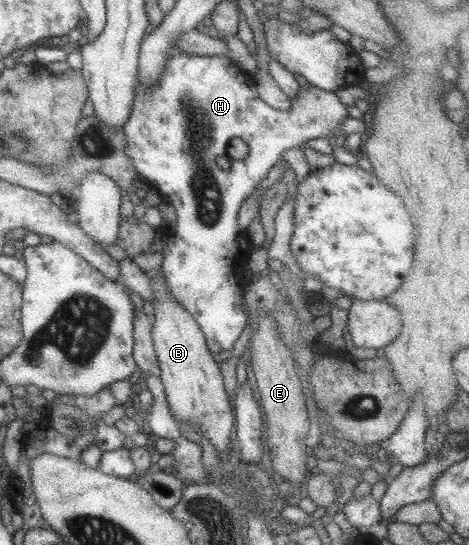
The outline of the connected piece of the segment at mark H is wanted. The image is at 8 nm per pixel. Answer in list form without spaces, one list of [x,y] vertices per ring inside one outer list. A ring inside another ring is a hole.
[[[179,53],[165,61],[157,83],[153,83],[151,88],[145,90],[141,83],[137,85],[131,114],[122,128],[126,142],[124,155],[136,174],[154,185],[163,200],[175,209],[173,235],[158,241],[158,249],[163,253],[160,275],[165,279],[175,301],[198,323],[209,353],[218,355],[220,351],[232,349],[246,320],[242,309],[242,293],[251,247],[245,232],[236,223],[239,205],[282,159],[286,149],[302,147],[304,142],[311,139],[331,136],[348,114],[345,105],[340,103],[333,92],[311,85],[300,87],[298,97],[291,100],[292,108],[289,111],[281,112],[268,107],[257,96],[252,76],[227,55]],[[231,139],[241,139],[247,145],[247,156],[229,160],[230,167],[224,171],[217,167],[215,160],[225,156]]]

